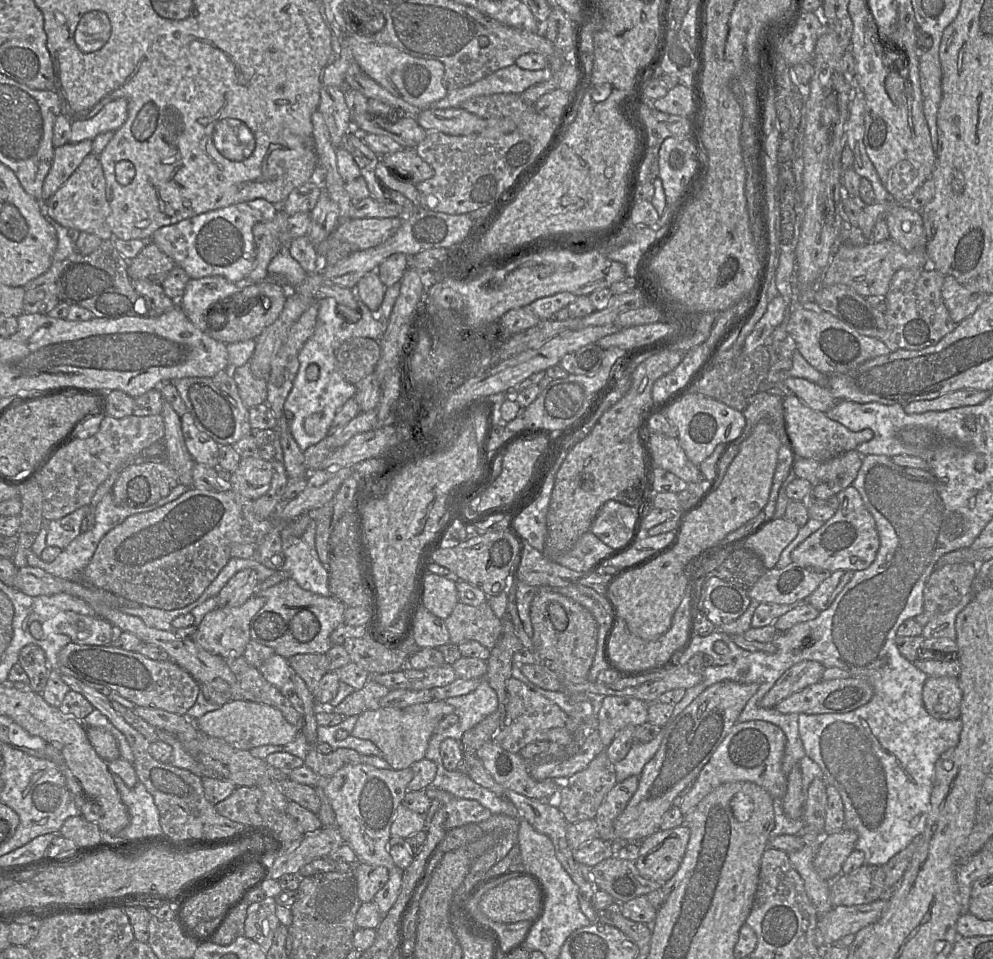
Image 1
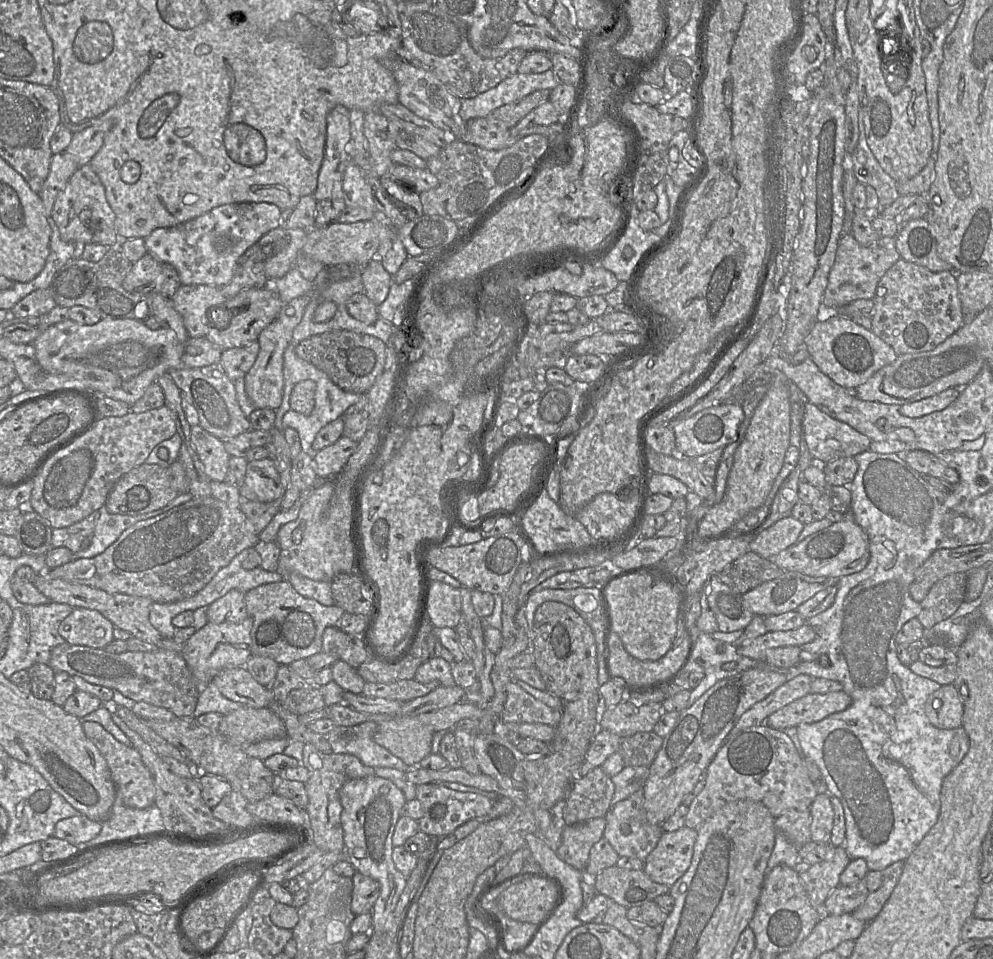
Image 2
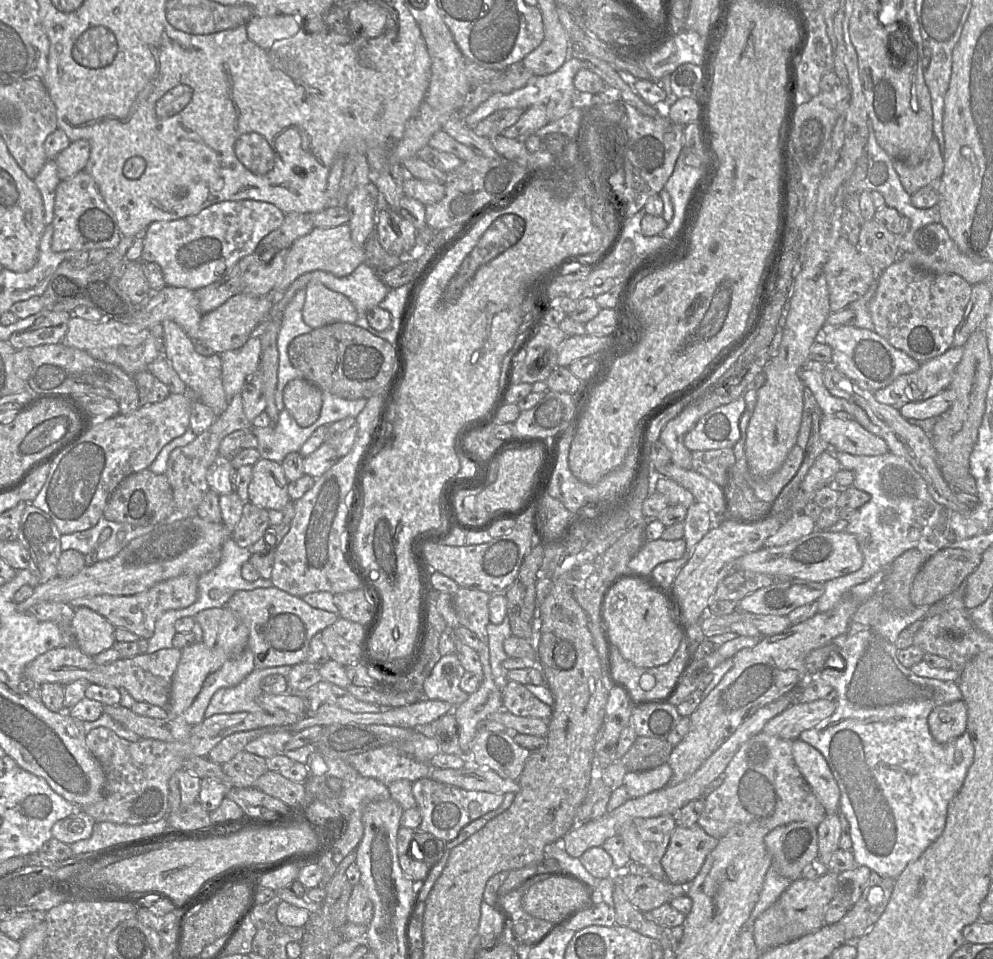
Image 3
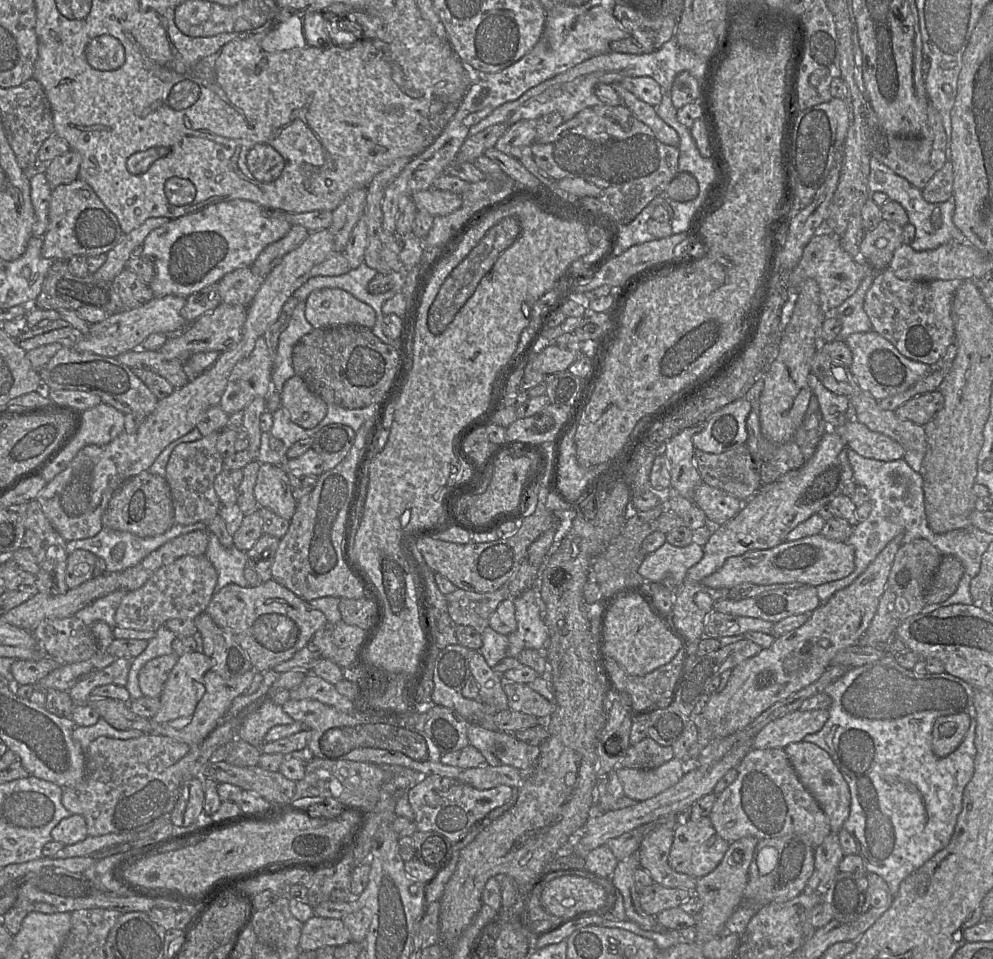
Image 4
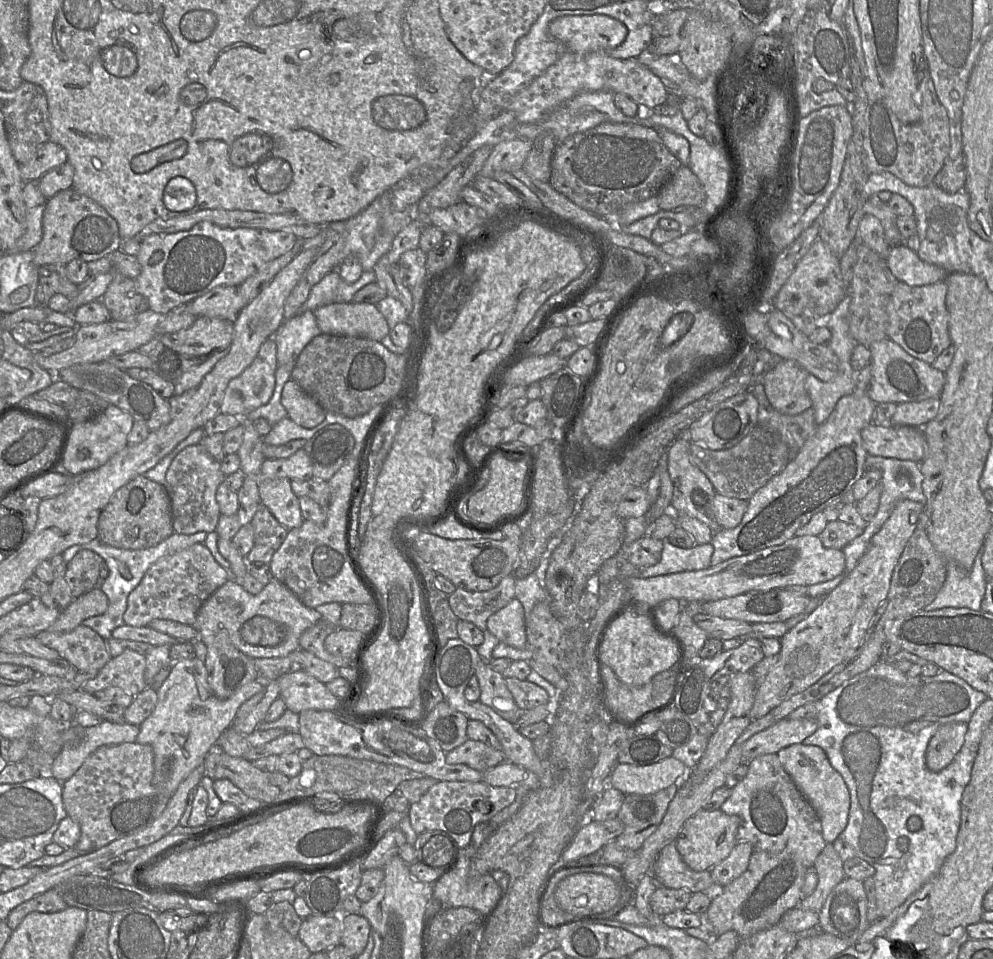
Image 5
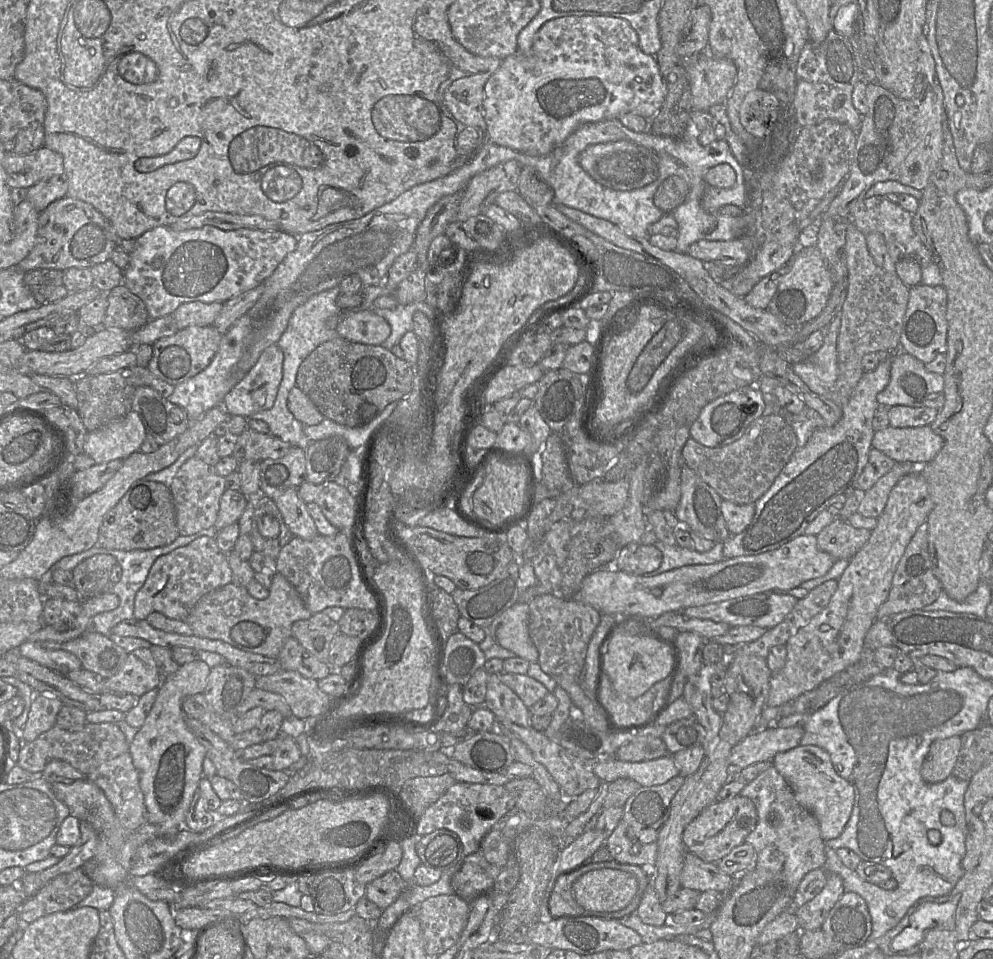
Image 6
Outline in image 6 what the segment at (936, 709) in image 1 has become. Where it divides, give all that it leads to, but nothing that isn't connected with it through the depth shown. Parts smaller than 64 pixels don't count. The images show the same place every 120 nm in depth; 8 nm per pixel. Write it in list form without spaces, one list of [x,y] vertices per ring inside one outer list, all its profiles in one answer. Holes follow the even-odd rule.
[[[961,736],[934,741],[921,766],[927,783],[939,783],[952,775],[961,747]]]

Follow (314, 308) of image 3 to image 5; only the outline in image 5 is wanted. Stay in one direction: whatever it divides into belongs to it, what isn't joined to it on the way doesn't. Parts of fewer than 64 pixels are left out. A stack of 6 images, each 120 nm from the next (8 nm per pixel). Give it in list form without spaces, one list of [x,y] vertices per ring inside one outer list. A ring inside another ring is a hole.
[[[333,302],[313,311],[322,334],[381,341],[390,328],[375,304]]]

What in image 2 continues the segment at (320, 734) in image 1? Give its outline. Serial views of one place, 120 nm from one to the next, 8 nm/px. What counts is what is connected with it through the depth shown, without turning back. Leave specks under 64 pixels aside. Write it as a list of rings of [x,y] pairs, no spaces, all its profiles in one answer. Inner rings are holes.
[[[373,721],[356,726],[336,726],[325,734],[325,738],[333,753],[352,754],[367,766],[394,768],[406,773],[410,767],[374,741],[377,727],[378,724]]]

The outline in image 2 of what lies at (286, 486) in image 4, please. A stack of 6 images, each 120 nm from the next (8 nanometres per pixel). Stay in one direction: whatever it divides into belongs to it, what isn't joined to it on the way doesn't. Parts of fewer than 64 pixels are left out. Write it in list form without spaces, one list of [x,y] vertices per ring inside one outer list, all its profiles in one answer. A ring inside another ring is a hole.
[[[270,458],[248,461],[245,479],[238,488],[242,500],[271,502],[283,498],[285,490]]]

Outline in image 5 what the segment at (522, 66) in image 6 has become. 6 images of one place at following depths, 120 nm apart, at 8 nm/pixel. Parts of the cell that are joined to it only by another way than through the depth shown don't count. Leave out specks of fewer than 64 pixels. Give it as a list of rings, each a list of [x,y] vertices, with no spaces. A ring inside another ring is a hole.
[[[600,14],[562,16],[550,22],[548,31],[564,46],[564,52],[542,75],[505,101],[505,110],[513,112],[518,121],[536,123],[583,92],[621,93],[643,109],[655,109],[666,102],[668,92],[661,79],[637,58],[608,56],[608,50],[619,46],[627,37],[627,28],[621,21]]]

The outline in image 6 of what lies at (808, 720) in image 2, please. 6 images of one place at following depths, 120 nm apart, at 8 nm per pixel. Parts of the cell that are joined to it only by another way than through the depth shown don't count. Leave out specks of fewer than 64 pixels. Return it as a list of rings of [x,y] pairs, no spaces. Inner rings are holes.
[[[770,726],[764,731],[752,732],[732,749],[731,768],[738,770],[757,762],[773,761],[776,754],[799,746],[803,735],[803,727]]]

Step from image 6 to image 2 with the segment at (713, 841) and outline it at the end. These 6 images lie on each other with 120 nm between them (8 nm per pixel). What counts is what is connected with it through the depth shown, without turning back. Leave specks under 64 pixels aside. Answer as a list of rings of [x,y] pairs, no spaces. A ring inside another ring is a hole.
[[[686,826],[664,832],[644,861],[643,871],[654,882],[671,887],[690,867],[697,837],[697,830]]]

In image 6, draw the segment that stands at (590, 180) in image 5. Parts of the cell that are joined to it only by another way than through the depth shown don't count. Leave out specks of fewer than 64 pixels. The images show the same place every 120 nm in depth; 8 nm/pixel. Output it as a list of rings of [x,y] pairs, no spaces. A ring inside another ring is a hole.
[[[627,141],[592,145],[580,154],[580,164],[597,183],[618,191],[642,188],[654,182],[658,177],[657,156],[645,147]]]

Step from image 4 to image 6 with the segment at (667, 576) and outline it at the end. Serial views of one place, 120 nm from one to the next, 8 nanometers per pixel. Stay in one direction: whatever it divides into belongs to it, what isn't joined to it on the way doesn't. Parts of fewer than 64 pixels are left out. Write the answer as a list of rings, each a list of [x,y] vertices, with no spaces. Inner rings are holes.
[[[659,540],[654,545],[662,553],[662,563],[658,569],[643,576],[657,576],[686,565],[714,564],[725,559],[723,556],[723,542],[715,543],[714,547],[707,552],[698,552],[695,549],[683,548],[678,545],[671,546]]]

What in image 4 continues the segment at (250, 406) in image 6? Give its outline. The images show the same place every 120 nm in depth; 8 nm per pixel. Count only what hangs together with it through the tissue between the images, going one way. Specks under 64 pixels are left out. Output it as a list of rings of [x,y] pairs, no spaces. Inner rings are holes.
[[[259,337],[252,352],[233,367],[219,406],[223,411],[231,415],[235,412],[243,411],[256,397],[266,398],[271,391],[275,390],[272,382],[272,360],[264,338]]]

